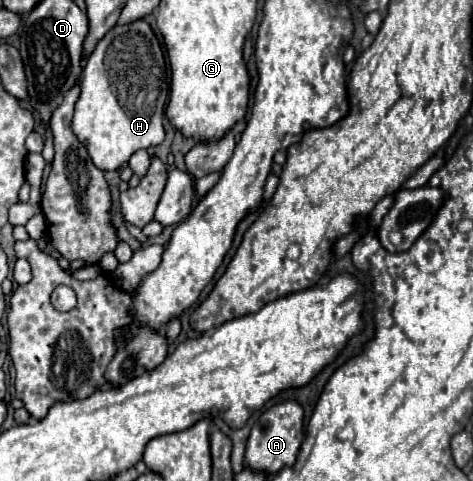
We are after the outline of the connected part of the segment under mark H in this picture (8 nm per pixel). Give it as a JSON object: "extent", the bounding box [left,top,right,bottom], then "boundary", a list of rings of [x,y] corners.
{"extent":[72,20,168,170],"boundary":[[[146,20],[116,24],[94,48],[82,72],[82,94],[76,102],[72,130],[100,170],[118,170],[138,148],[164,140],[164,106],[168,100],[166,60]]]}

